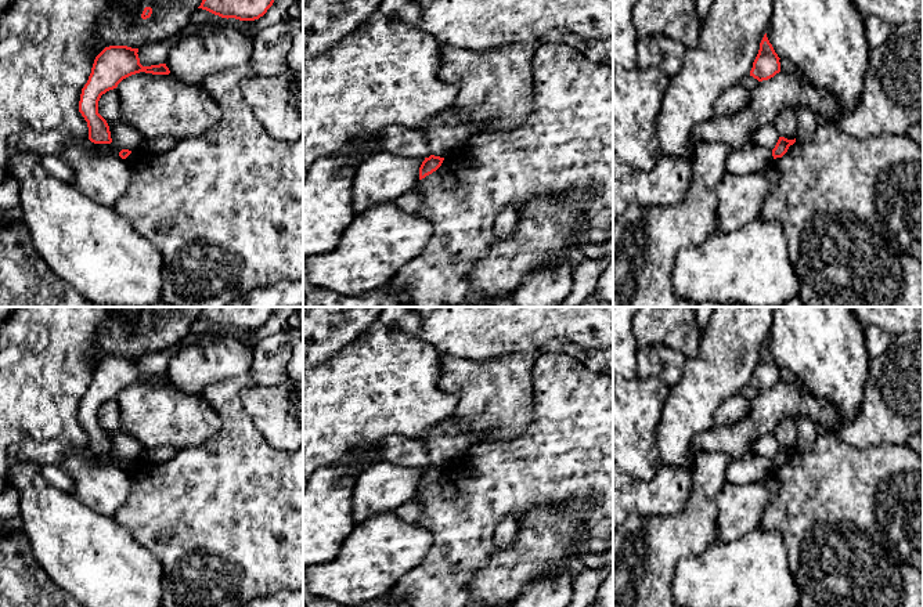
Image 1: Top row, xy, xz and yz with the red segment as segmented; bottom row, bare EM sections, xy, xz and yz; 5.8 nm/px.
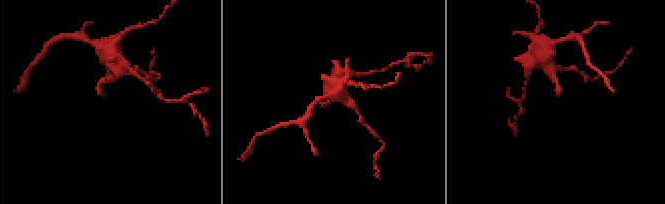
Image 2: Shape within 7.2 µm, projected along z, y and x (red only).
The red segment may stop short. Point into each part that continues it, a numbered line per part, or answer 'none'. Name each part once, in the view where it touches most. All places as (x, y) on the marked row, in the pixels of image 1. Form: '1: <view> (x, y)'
none

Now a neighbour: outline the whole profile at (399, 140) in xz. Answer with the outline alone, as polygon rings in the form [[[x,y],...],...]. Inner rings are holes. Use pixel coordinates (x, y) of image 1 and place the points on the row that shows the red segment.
[[[403,126],[385,127],[375,140],[361,140],[357,147],[371,155],[383,151],[410,158],[429,158],[432,155],[423,133]]]

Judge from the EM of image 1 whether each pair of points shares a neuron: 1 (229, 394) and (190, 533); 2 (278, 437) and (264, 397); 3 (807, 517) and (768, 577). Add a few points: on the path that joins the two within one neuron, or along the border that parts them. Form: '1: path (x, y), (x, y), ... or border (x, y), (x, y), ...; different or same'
1: path (230, 429), (230, 492), (224, 498); same
2: path (278, 427), (278, 414), (271, 407); same
3: border (761, 528), (781, 535), (794, 581); different

